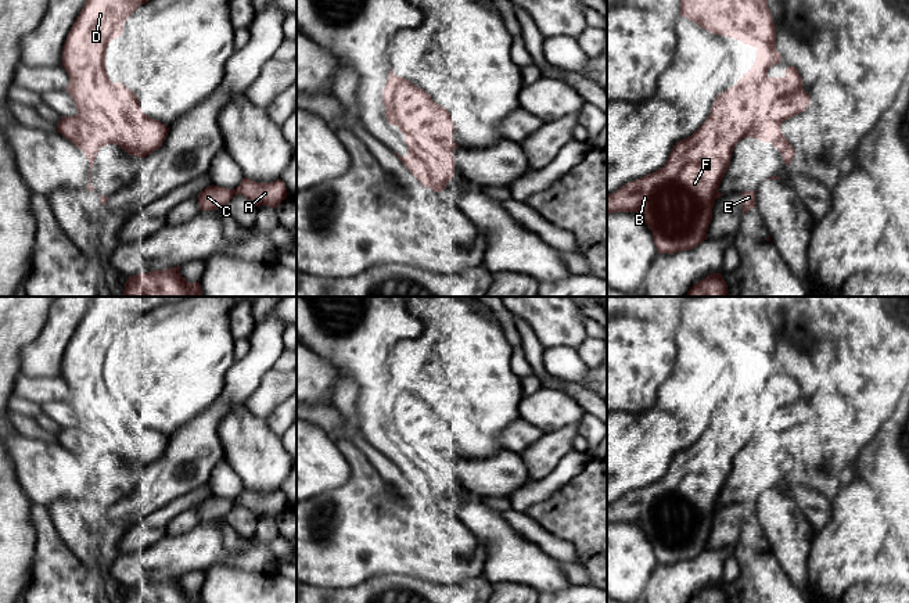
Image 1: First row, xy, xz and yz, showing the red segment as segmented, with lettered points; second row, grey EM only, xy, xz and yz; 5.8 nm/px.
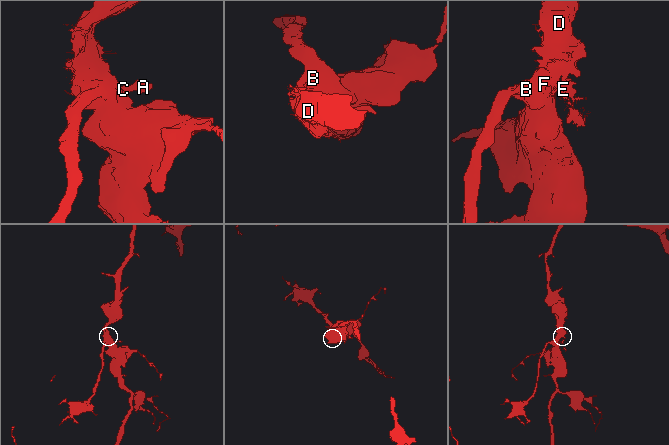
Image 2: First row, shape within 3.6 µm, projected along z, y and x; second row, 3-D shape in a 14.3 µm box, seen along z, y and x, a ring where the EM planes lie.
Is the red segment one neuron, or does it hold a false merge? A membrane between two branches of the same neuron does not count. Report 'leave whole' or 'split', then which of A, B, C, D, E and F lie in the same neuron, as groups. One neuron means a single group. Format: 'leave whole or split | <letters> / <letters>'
leave whole | A B C D E F

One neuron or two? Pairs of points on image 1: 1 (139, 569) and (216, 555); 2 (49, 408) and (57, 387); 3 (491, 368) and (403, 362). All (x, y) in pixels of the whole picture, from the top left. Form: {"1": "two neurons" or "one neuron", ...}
{"1": "one neuron", "2": "two neurons", "3": "one neuron"}

